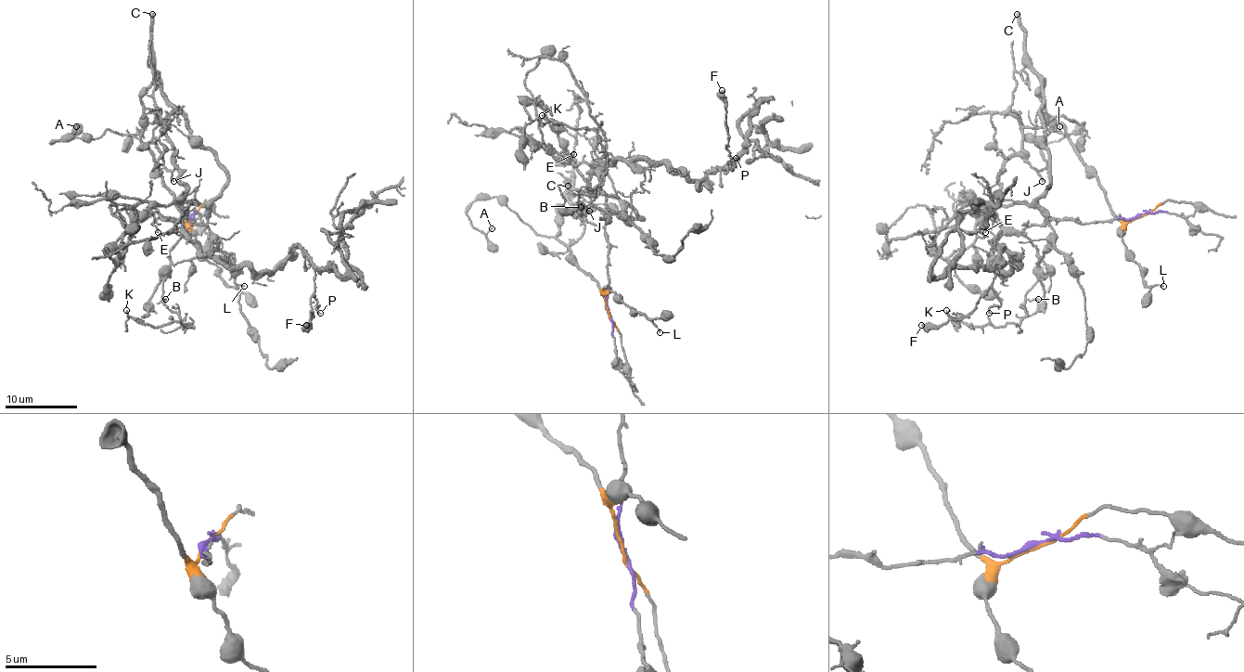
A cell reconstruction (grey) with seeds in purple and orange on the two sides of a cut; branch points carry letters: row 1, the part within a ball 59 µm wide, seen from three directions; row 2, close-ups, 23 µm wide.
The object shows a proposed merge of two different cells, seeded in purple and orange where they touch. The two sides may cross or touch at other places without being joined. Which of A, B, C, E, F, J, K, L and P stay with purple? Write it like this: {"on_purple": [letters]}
{"on_purple": ["B", "E", "F", "J", "K", "P"]}

